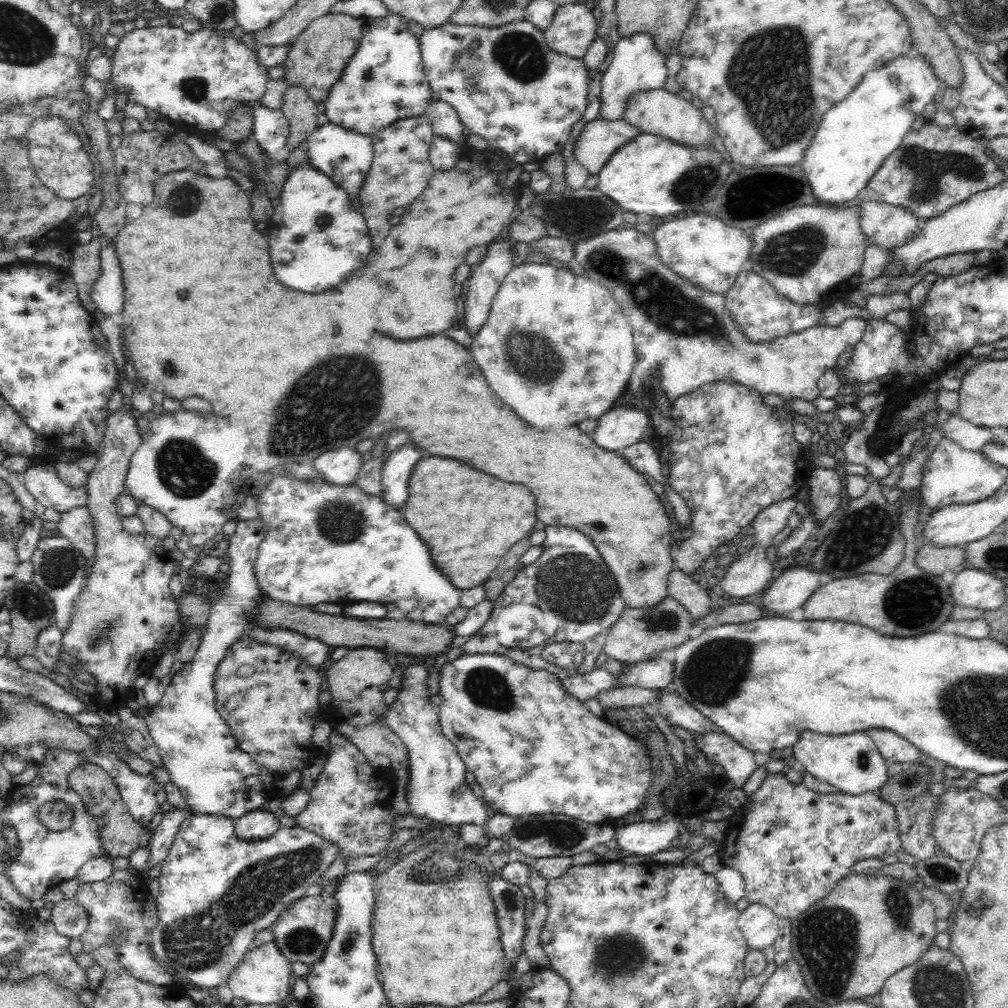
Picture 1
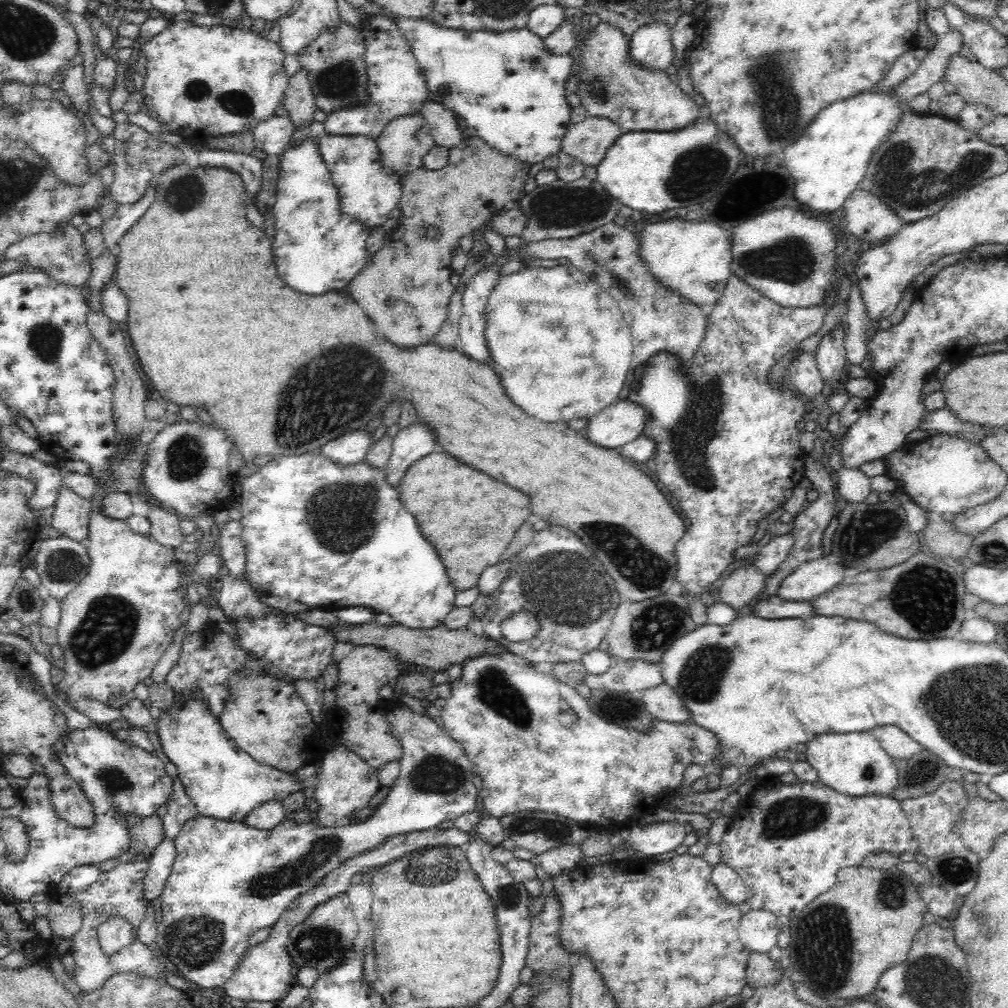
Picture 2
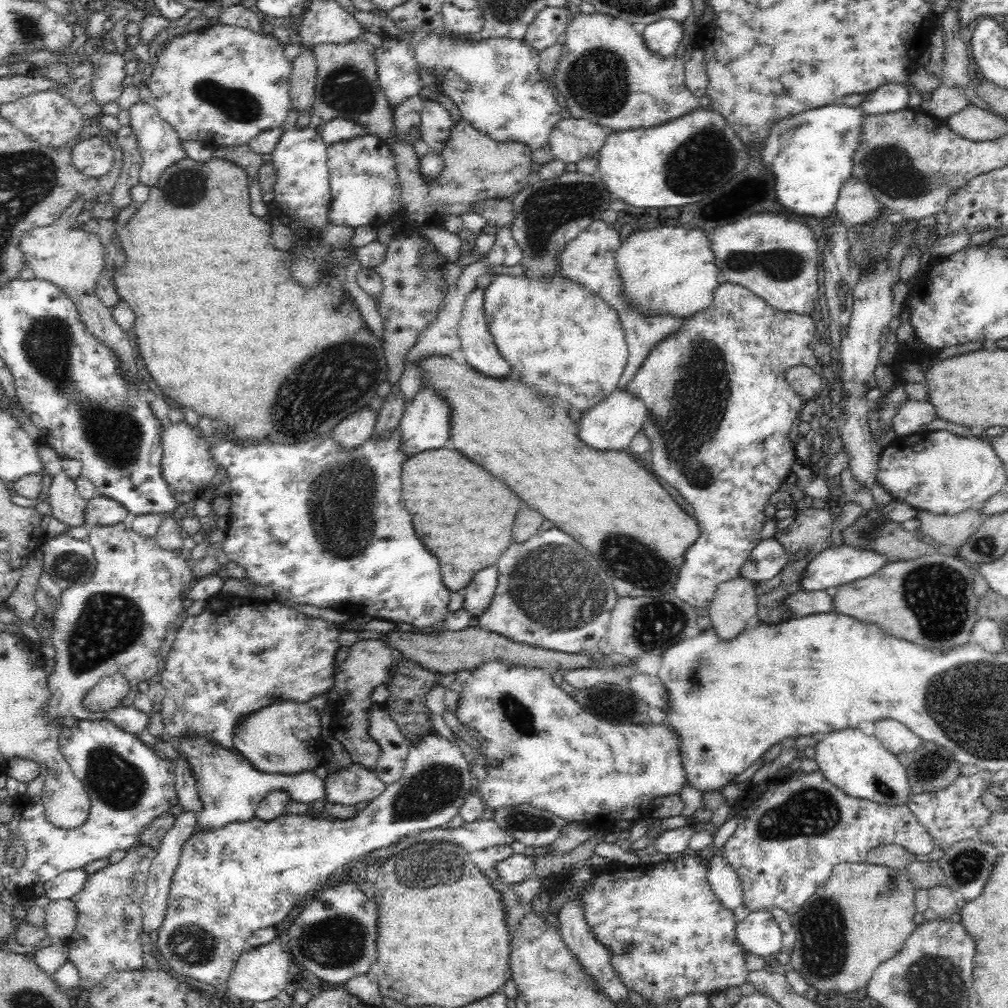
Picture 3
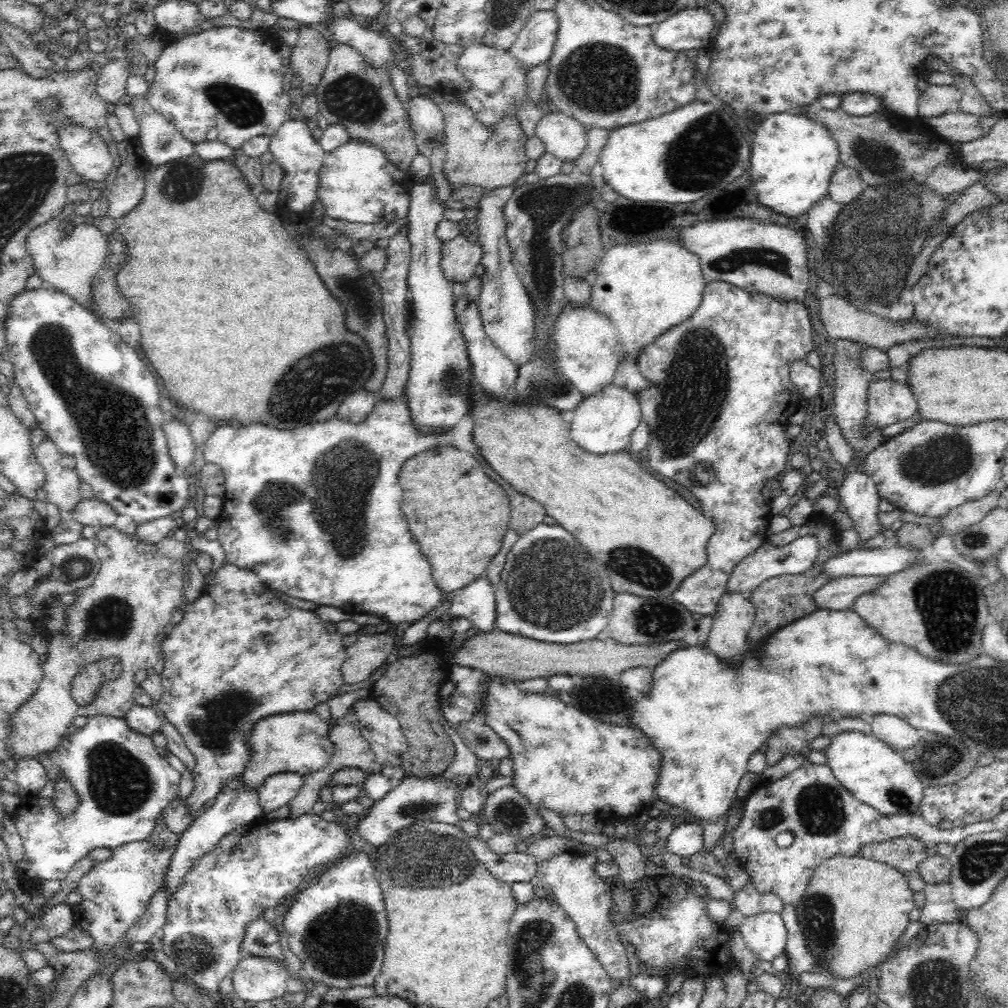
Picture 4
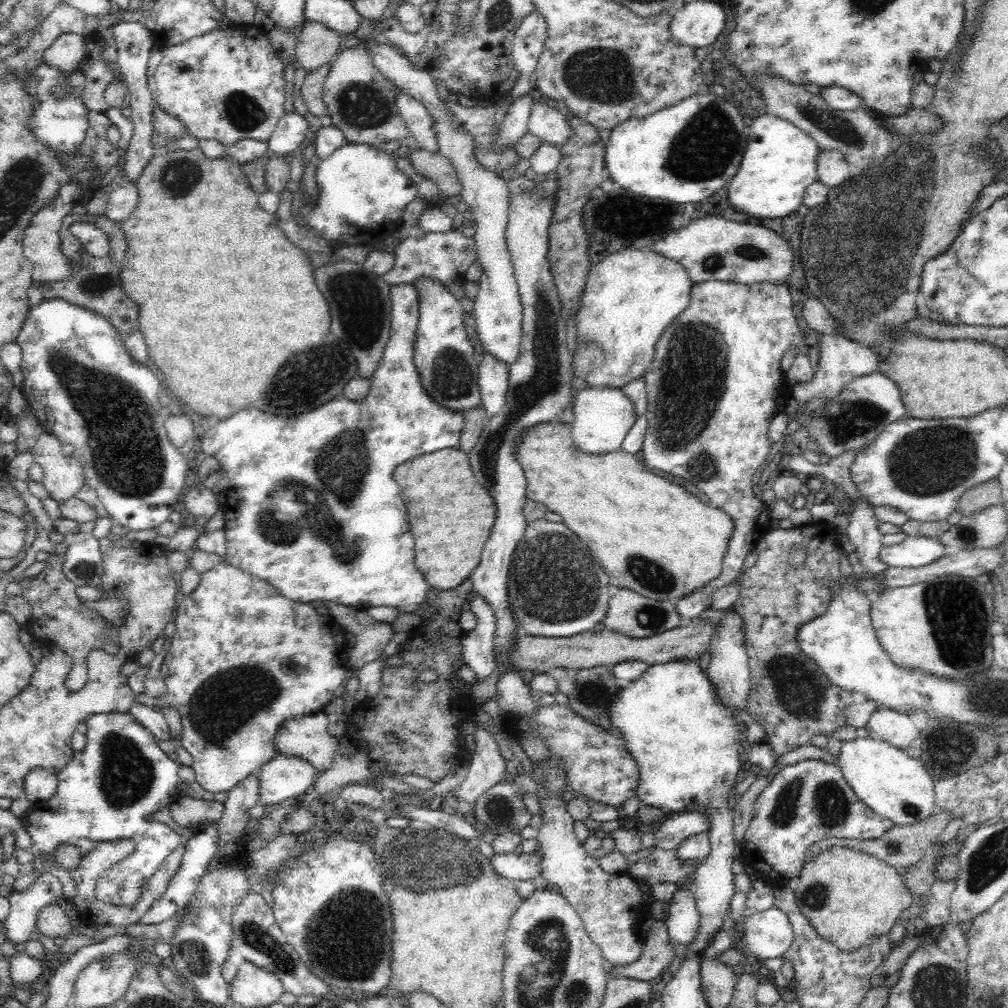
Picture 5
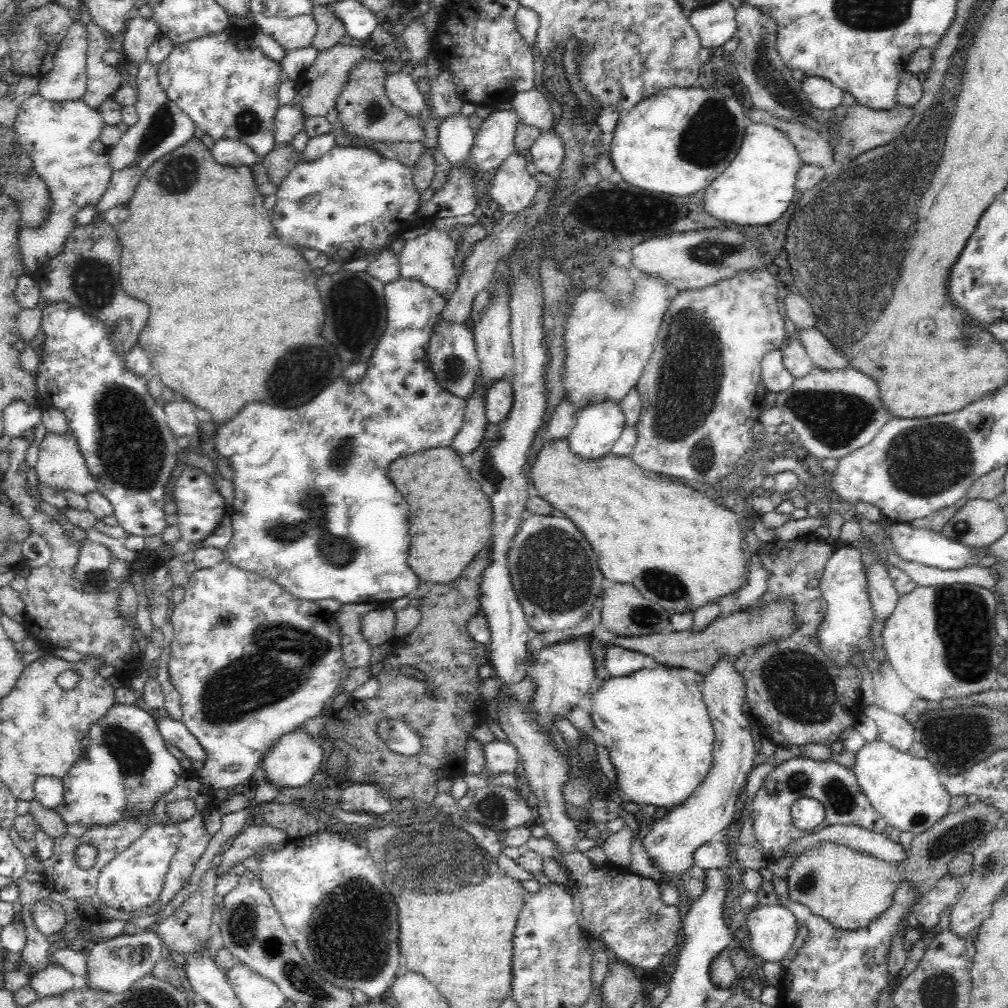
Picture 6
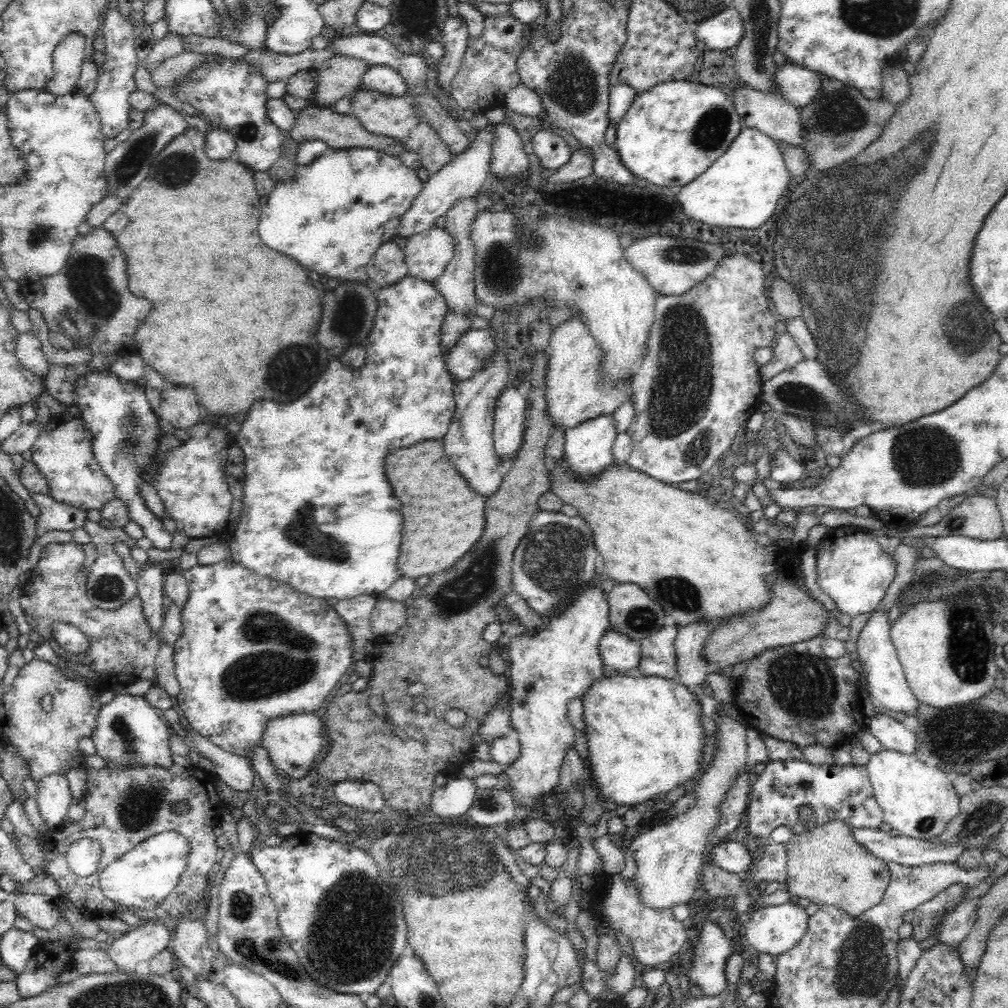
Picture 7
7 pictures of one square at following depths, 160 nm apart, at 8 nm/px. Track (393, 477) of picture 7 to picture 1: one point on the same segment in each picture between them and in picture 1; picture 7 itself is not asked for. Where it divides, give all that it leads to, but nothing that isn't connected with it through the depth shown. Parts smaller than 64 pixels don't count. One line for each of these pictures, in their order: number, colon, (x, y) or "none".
1: (469, 520)
2: (470, 519)
3: (472, 512)
4: (459, 516)
5: (451, 517)
6: (450, 518)

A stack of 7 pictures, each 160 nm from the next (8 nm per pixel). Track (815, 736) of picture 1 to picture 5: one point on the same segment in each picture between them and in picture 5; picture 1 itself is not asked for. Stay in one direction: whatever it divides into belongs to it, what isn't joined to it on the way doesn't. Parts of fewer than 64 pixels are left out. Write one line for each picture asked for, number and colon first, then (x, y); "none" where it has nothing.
2: (855, 764)
3: (858, 764)
4: (868, 768)
5: (894, 785)

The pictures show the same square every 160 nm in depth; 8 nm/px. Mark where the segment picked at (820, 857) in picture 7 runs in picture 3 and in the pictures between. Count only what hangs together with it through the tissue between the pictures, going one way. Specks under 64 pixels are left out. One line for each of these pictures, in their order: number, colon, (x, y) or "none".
3: (862, 916)
4: (854, 911)
5: (851, 899)
6: (850, 889)

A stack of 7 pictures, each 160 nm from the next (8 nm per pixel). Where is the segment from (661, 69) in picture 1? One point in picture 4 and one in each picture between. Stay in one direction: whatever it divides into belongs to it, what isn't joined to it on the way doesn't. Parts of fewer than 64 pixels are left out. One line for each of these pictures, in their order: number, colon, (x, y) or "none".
2: (650, 46)
3: (662, 37)
4: (690, 28)

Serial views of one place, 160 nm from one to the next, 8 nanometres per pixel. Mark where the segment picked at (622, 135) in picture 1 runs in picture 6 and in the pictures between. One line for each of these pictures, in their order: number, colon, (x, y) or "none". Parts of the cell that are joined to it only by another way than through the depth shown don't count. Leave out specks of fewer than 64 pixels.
2: (588, 141)
3: (572, 139)
4: (564, 137)
5: (551, 126)
6: (534, 107)

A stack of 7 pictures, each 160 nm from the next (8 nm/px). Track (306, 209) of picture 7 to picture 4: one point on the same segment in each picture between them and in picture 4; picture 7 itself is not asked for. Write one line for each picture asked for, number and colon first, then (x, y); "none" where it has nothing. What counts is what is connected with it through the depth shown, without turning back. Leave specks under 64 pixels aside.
4: (358, 184)
5: (363, 195)
6: (352, 199)

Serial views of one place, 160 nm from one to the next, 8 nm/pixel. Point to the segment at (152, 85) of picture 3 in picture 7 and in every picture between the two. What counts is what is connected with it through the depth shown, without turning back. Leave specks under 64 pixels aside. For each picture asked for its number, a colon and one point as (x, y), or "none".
4: (226, 84)
5: (227, 85)
6: (230, 89)
7: (231, 94)

